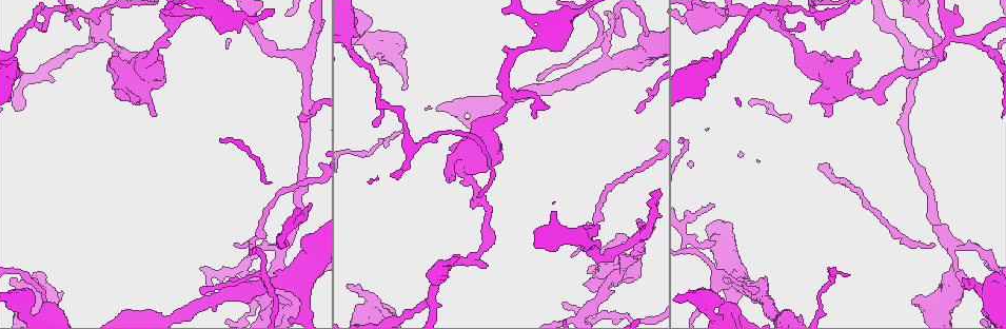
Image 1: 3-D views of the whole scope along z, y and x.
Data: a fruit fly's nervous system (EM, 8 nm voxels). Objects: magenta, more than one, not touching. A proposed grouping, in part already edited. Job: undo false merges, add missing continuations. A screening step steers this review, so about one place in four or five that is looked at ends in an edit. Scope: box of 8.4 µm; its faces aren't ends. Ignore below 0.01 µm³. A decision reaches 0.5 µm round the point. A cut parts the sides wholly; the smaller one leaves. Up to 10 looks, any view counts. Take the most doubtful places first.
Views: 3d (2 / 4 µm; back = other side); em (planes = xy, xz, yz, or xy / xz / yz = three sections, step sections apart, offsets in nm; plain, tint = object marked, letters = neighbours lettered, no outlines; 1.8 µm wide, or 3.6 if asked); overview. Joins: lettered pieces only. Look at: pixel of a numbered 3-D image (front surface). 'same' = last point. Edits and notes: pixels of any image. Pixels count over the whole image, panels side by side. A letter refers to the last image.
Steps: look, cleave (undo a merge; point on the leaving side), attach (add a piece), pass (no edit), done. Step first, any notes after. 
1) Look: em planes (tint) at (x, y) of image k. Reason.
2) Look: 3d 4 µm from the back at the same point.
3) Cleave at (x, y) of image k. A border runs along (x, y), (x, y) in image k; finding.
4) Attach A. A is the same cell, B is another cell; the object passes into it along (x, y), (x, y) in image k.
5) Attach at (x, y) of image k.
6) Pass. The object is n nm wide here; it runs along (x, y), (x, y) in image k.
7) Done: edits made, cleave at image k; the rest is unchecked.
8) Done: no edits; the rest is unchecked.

Look: 3d 4 µm at (839, 85) of image 1. Four or more arms meet.

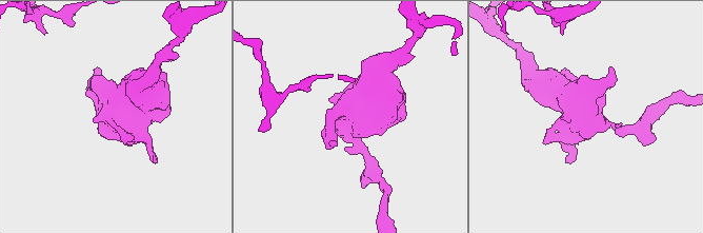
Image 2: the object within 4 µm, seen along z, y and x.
Look: em 3.6 µm planes (tint) at (350, 121) of image 2. Now the EM.

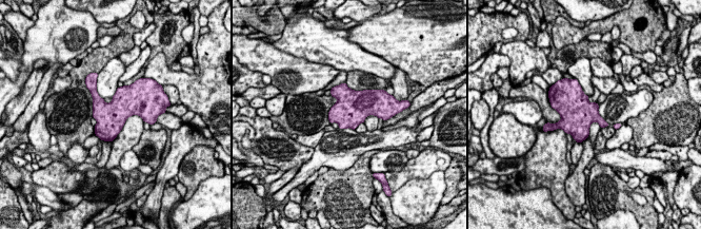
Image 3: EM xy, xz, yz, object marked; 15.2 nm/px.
Look: em 3.6 µm planes (letters) at the same point.

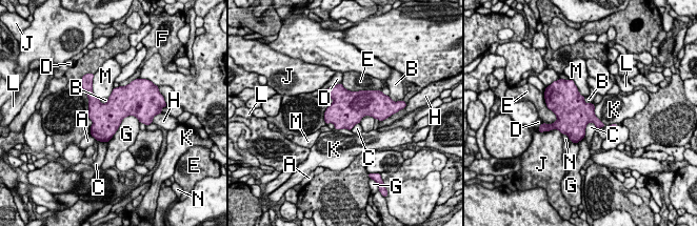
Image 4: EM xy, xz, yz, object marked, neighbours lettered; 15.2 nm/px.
Pass. The object is 460 nm wide here; A, B, C, D, E, F, G, H, J, K, L, M and N are other cells; a border runs along (592, 121), (586, 125), (583, 137) in image 4; all the same neuron.

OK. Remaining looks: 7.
Look: em 3.6 µm xz step 16 (tint) at (311, 275) of image 1. Calibre changes.

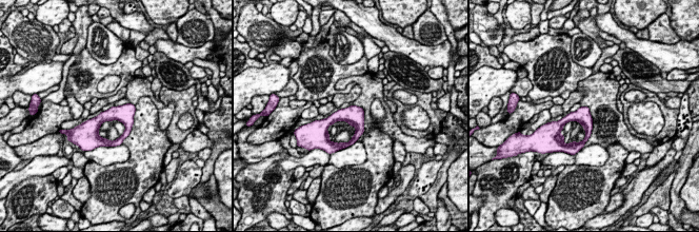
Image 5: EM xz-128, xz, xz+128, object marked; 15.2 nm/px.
Look: em 3.6 µm planes (tint) at the same point. Another direction.

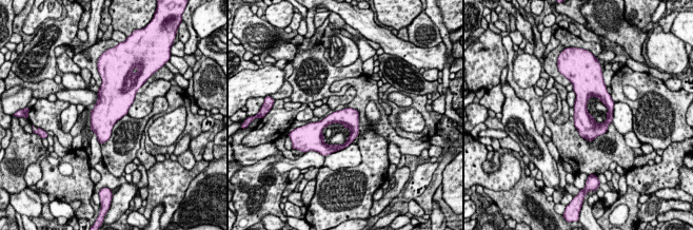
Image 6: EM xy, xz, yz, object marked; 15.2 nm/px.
Look: em 3.6 µm planes (letters) at the same point.

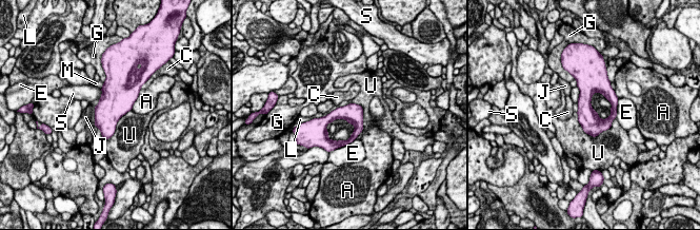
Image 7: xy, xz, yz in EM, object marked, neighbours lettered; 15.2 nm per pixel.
Pass. A, C, E, G, J, L, M, S and U are other cells; it runs along (584, 81), (585, 113), (595, 133) in image 7; all the same neuron.

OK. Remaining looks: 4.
Look: em 3.6 µm xz step 4 (letters) at (208, 12) of image 1. Sharp bend.

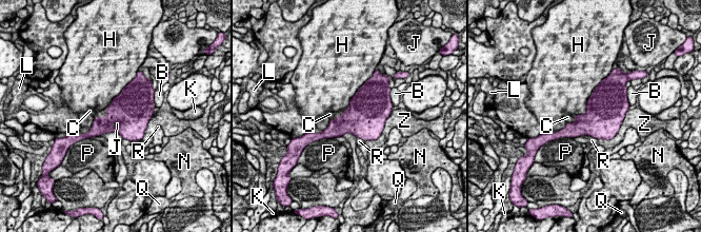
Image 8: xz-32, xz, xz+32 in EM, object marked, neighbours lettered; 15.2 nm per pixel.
Pass. B, C, H, J, K, L, N, P, Q, R and Z are other cells; a border runs along (599, 83), (586, 110), (577, 115) in image 8; continuous, no second neuron.

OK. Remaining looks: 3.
Look: 3d 4 µm at (727, 50) of image 1.

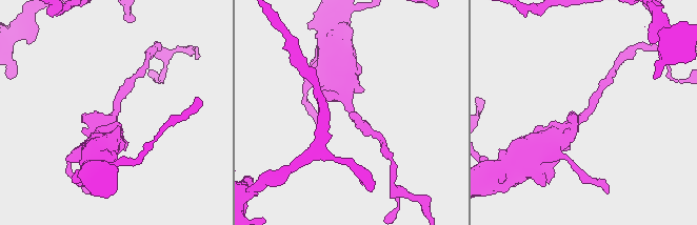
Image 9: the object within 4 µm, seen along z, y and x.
Look: em 3.6 µm xz step 4 (letters) at (355, 113) of image 9. Now the EM.

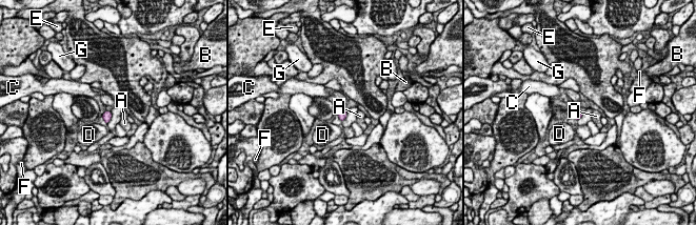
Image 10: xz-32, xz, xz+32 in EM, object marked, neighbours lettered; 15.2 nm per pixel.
Look: em 3.6 µm planes (letters) at the same point. Cut it another way.

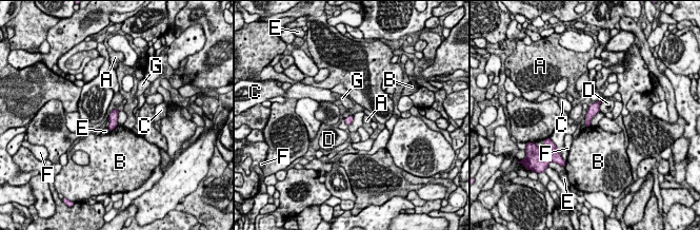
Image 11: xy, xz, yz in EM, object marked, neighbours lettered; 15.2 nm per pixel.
Pass. The object is 120 nm wide here; the longest contact is with D, 200 nm; A, B, C, D, E, F and G are other cells; all the same neuron.

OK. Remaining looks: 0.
Done: no edits; the rest is unchecked.

